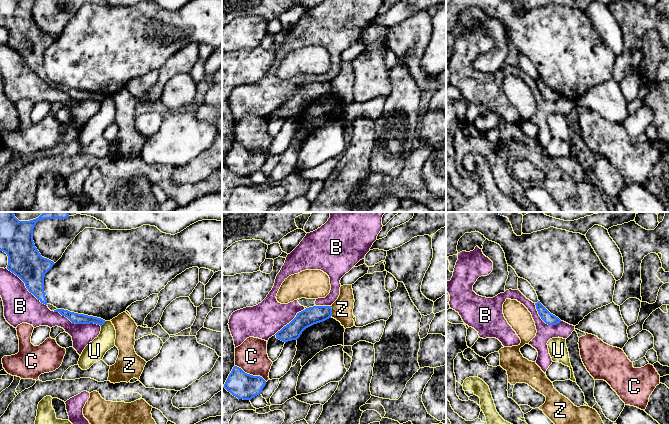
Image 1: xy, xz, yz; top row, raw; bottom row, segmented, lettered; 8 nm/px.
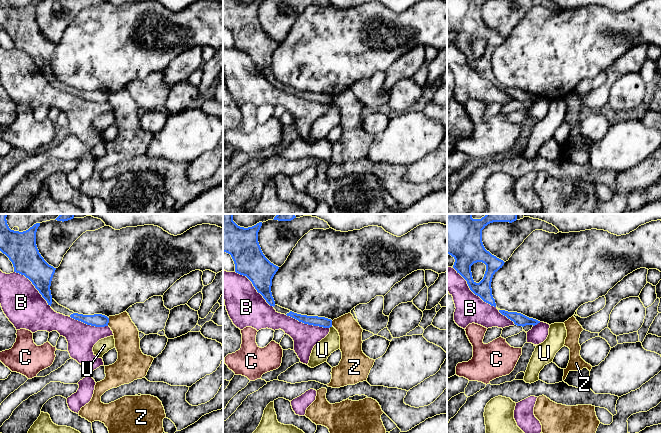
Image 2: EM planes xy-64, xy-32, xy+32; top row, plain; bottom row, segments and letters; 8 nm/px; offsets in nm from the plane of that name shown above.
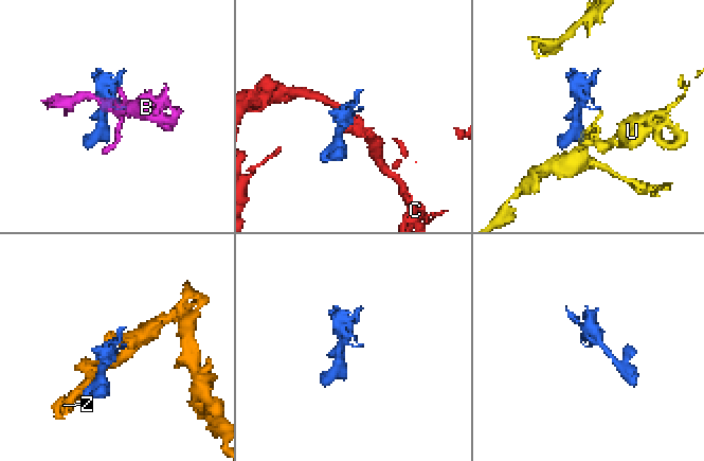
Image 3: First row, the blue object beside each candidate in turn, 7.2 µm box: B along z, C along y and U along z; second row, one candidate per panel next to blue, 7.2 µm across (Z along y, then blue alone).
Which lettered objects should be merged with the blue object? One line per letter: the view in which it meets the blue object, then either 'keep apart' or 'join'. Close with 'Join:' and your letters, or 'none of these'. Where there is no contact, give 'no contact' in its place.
B: meets blue in xy; keep apart
C: meets blue in xz; keep apart
U: meets blue in xy; keep apart
Z: meets blue in xz; keep apart
Join: none of these

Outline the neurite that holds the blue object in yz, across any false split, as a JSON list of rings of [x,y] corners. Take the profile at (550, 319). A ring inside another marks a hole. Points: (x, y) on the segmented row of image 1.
[[[538,301],[535,303],[536,309],[538,311],[541,319],[548,325],[557,325],[561,322],[561,320],[555,315],[551,314],[541,303]]]

